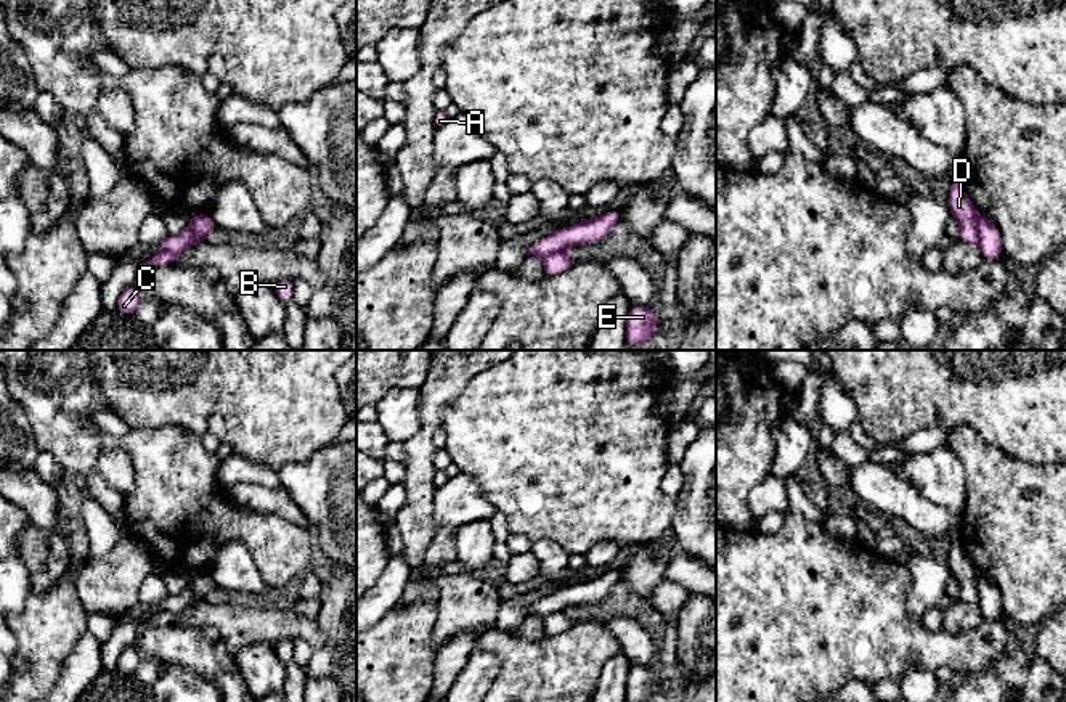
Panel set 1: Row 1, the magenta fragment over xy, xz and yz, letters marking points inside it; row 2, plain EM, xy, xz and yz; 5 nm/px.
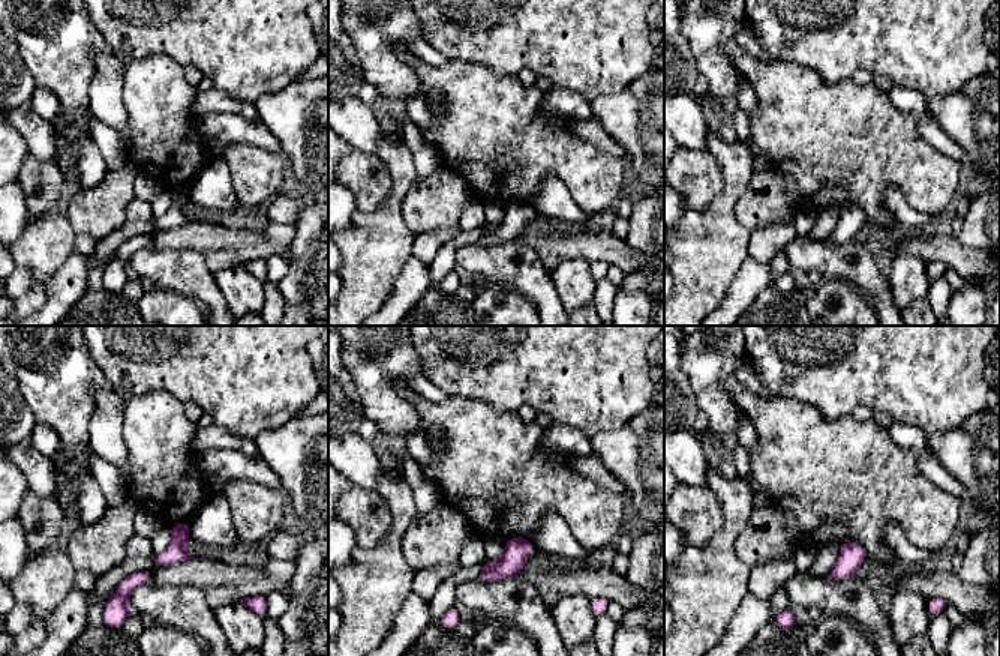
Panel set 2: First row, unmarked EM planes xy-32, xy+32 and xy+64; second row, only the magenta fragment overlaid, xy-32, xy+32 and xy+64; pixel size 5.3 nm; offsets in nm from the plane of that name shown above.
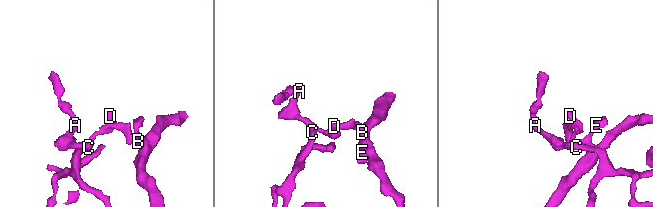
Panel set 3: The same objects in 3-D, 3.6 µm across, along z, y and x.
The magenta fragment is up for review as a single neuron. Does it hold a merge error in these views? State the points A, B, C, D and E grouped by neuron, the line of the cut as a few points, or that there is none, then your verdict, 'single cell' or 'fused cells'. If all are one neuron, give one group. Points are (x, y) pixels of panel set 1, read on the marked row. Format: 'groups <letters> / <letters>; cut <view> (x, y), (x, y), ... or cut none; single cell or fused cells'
groups A C / B D E; cut yz (978, 214), (975, 219), (976, 243); fused cells

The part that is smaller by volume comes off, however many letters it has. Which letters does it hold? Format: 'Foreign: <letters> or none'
Foreign: A, C

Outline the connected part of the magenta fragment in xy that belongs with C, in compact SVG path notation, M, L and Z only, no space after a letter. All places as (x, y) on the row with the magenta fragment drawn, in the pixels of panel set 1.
M133 283L132 286L125 288L122 294L119 296L116 310L120 312L122 315L133 316L140 302L141 302L140 289Z

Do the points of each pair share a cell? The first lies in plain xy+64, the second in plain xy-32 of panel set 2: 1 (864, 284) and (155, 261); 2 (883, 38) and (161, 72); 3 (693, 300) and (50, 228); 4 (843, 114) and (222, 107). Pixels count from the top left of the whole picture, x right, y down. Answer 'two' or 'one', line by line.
1: one
2: two
3: one
4: two

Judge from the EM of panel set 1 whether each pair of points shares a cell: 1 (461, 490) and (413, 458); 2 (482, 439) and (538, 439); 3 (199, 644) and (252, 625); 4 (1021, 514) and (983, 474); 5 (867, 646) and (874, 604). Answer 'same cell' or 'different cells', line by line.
1: different cells
2: same cell
3: different cells
4: same cell
5: same cell

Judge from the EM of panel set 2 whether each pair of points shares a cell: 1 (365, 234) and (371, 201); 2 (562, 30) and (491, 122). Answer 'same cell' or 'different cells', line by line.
1: different cells
2: different cells

